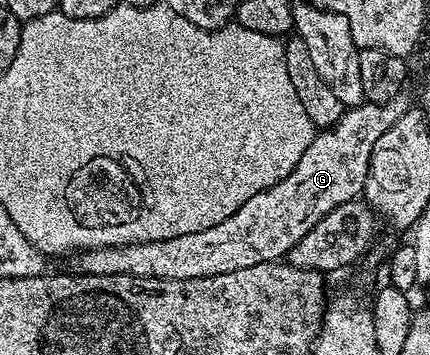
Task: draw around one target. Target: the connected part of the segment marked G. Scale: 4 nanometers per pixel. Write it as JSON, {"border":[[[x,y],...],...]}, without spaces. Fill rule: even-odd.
{"border":[[[396,96],[388,102],[366,100],[360,106],[348,107],[335,125],[314,135],[287,177],[251,196],[239,212],[227,216],[220,224],[211,224],[211,228],[203,228],[203,232],[187,232],[187,236],[175,236],[171,240],[78,250],[76,273],[191,280],[284,259],[319,220],[325,219],[339,204],[354,201],[364,191],[376,141],[407,109],[402,98]]]}

